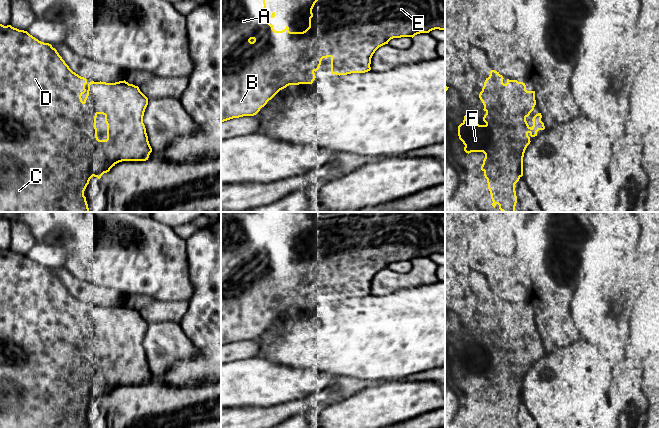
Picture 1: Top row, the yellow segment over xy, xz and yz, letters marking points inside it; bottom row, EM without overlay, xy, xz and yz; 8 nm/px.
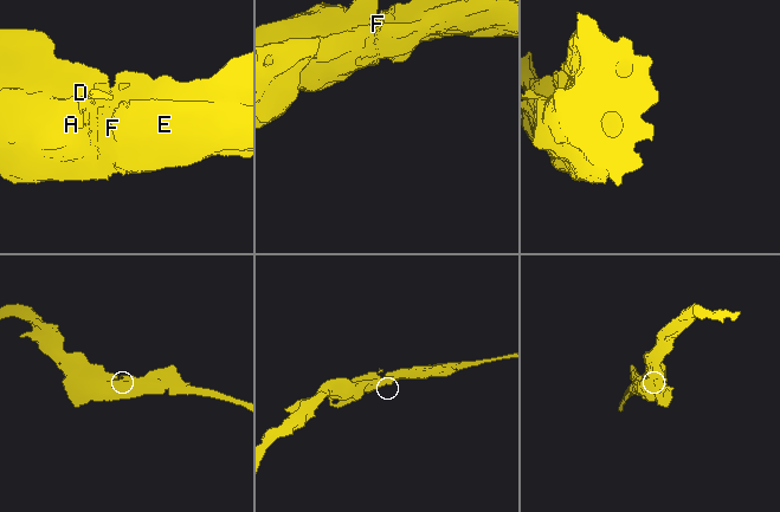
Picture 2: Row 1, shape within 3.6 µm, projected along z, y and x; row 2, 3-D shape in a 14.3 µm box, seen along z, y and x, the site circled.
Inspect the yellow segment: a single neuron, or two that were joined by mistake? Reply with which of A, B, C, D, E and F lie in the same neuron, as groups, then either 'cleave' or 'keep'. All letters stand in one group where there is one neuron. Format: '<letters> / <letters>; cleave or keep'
A B C D E F; keep

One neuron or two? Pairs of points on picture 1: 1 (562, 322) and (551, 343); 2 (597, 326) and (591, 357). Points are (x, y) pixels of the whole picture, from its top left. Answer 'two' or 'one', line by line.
1: one
2: two

